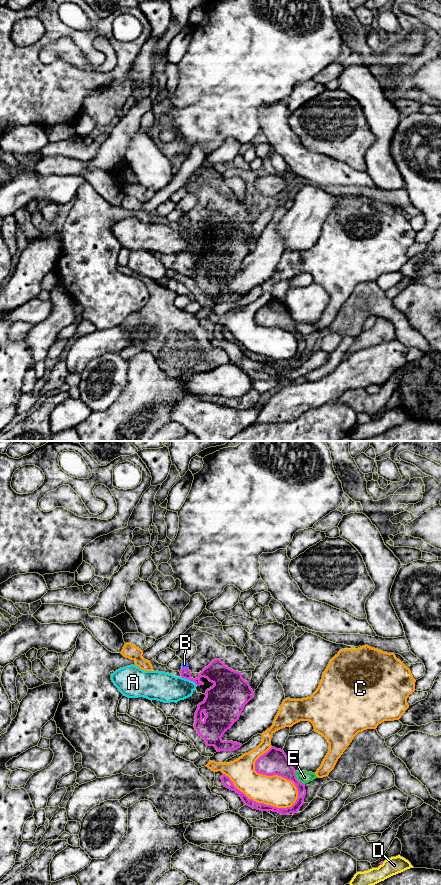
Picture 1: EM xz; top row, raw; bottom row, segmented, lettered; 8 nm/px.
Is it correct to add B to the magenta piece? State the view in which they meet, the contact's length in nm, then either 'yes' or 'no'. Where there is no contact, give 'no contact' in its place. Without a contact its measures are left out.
contact in xz; length 50 nm; yes

